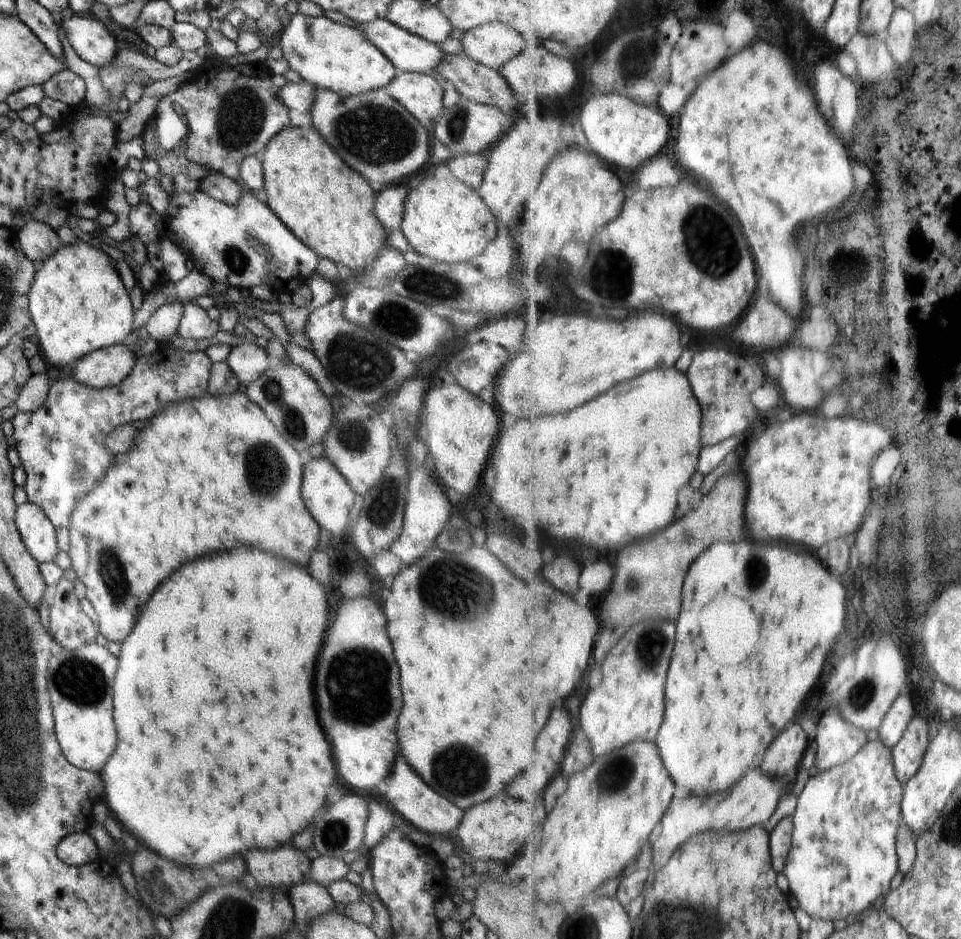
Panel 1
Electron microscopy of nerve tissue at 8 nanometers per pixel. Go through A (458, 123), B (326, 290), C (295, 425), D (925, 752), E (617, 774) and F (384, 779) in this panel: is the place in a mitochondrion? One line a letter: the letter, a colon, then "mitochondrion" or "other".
A: mitochondrion
B: other
C: mitochondrion
D: other
E: mitochondrion
F: other

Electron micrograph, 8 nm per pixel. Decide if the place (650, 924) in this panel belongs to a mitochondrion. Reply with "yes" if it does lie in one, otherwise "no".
yes

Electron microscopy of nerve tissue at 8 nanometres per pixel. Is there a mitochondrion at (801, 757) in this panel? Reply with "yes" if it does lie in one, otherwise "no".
no

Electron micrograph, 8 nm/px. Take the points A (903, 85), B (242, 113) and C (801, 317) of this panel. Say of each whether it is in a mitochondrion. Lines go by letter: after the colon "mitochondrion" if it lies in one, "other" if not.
A: other
B: mitochondrion
C: other

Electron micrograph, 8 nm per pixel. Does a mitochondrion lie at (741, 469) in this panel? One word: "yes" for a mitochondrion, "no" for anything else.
no

